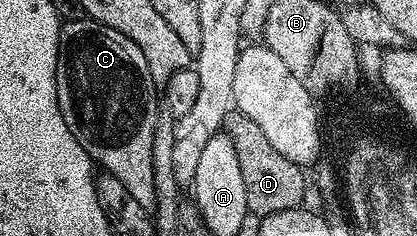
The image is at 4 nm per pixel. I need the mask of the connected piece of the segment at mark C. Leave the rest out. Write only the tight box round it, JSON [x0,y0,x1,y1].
[56,18,158,210]

